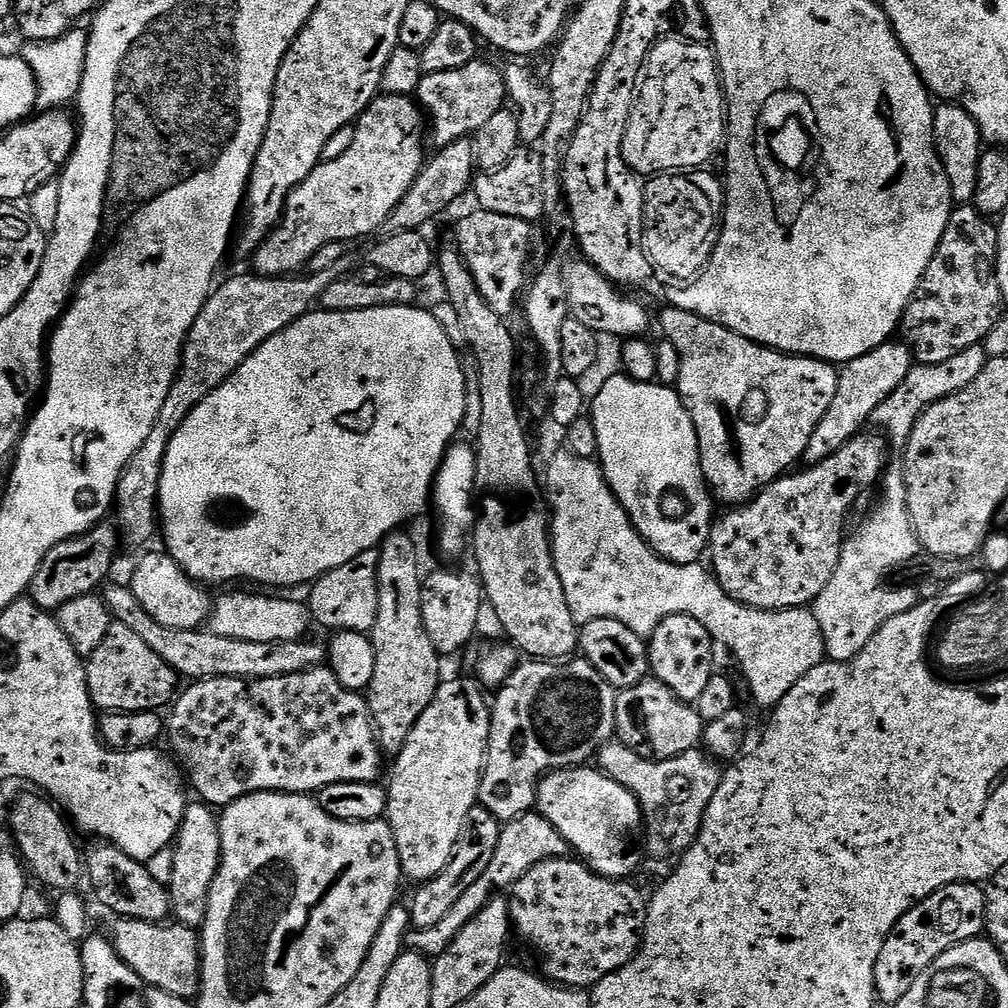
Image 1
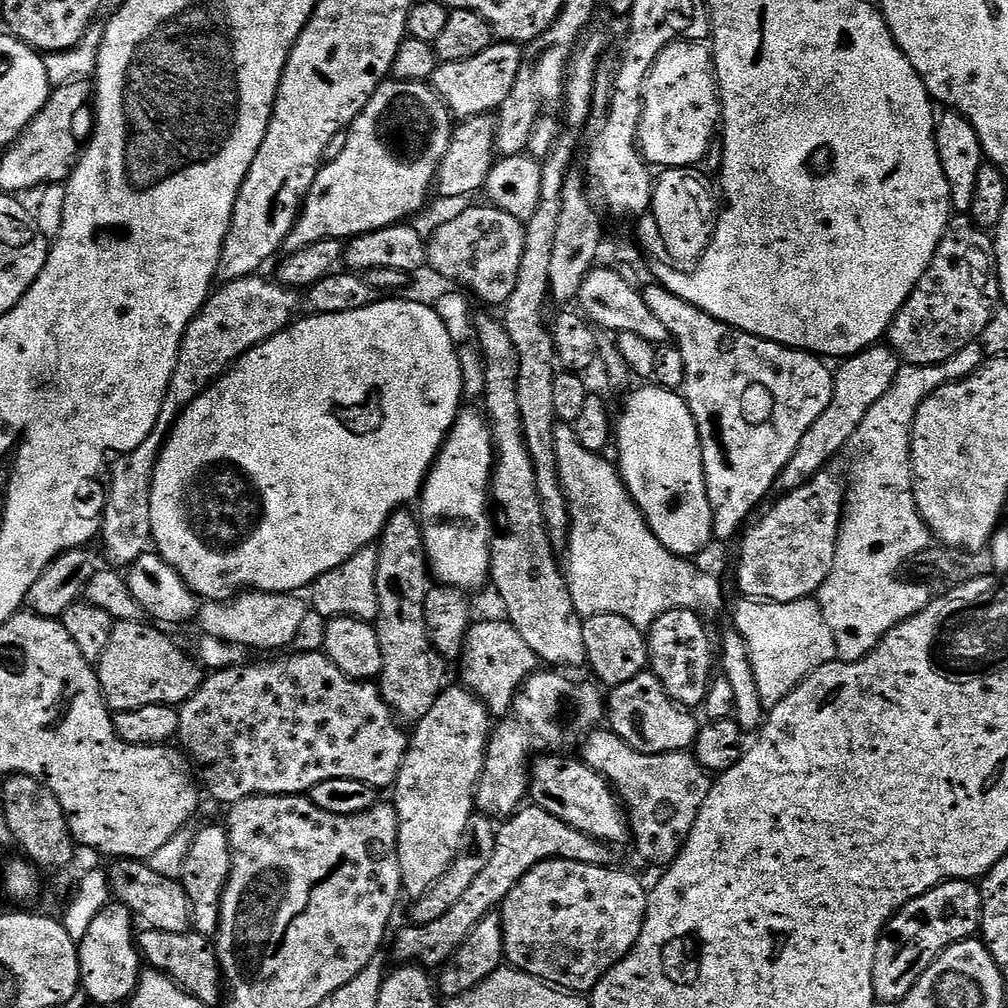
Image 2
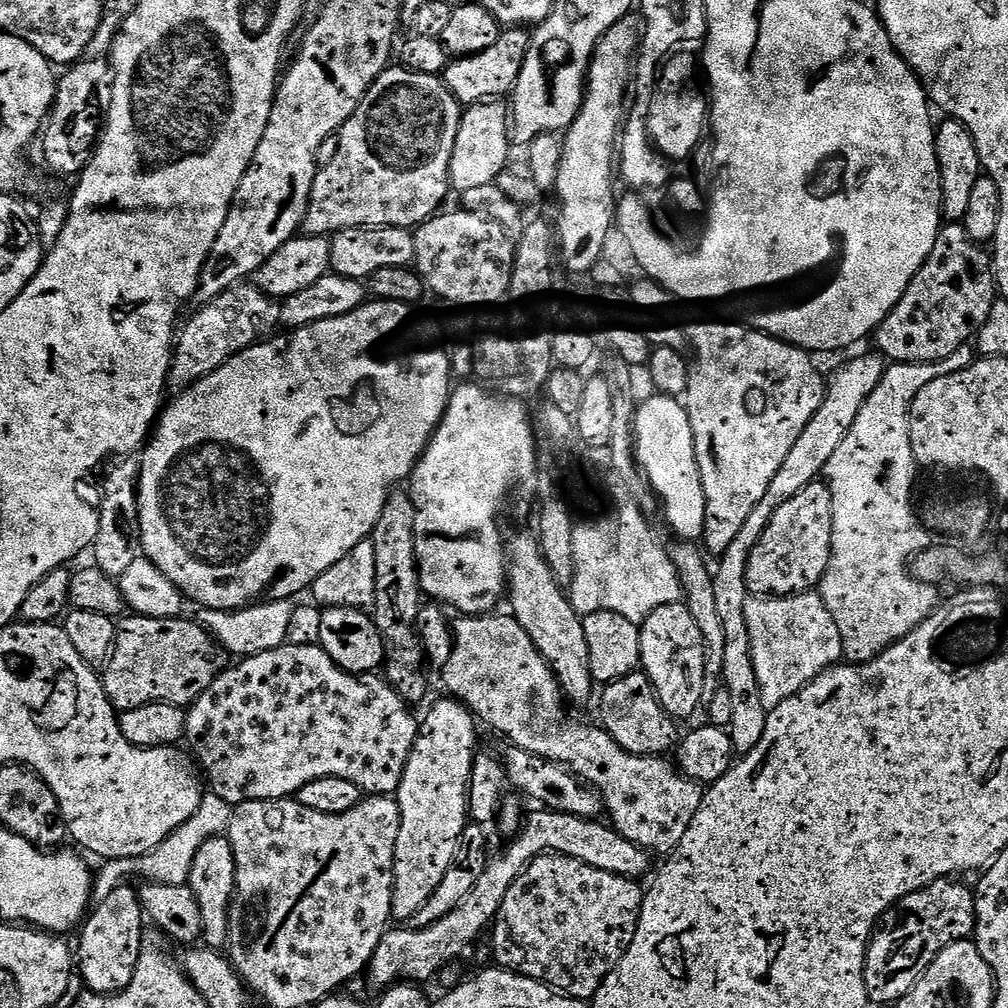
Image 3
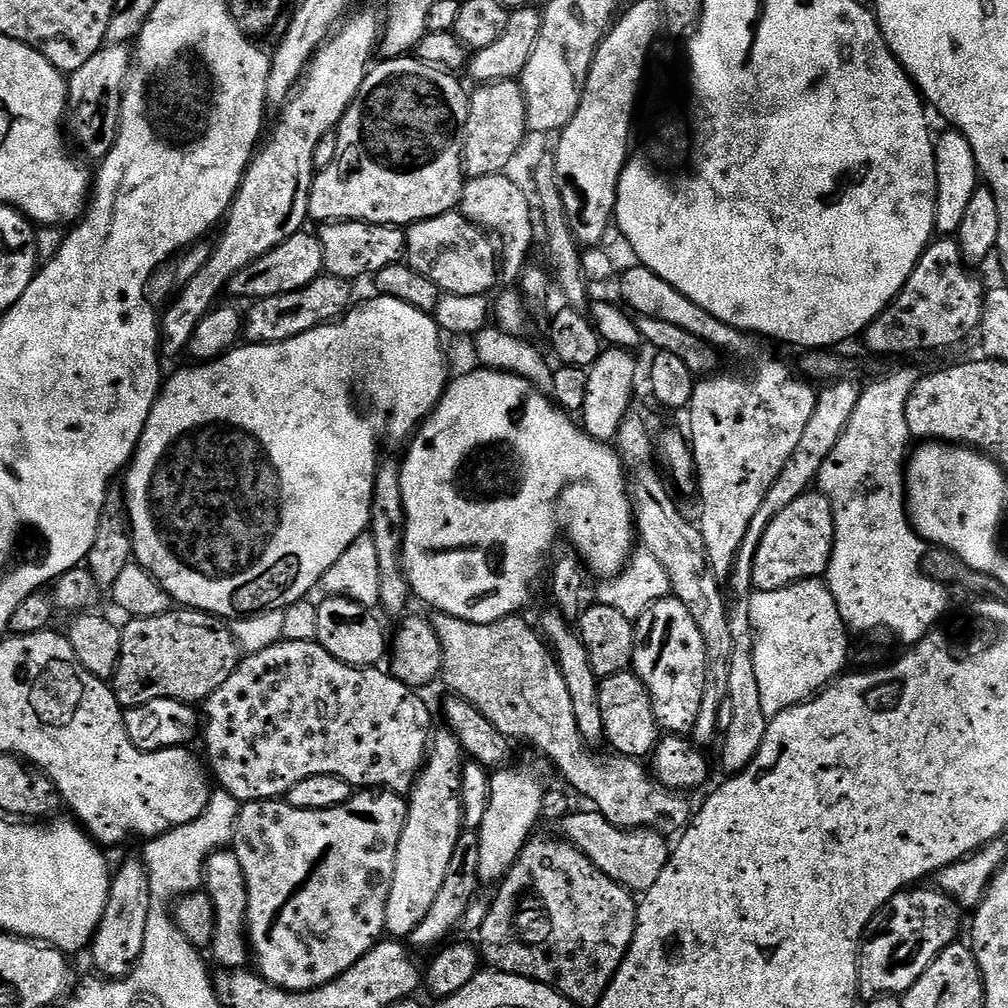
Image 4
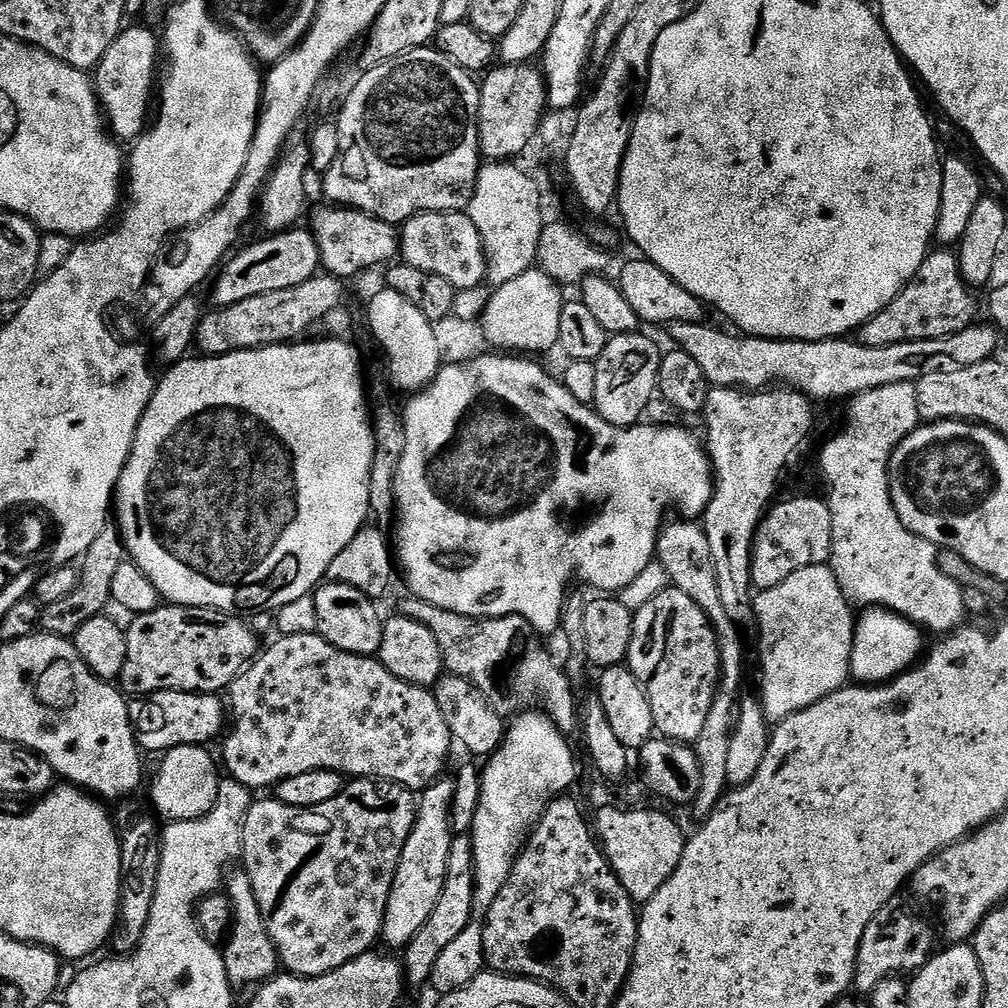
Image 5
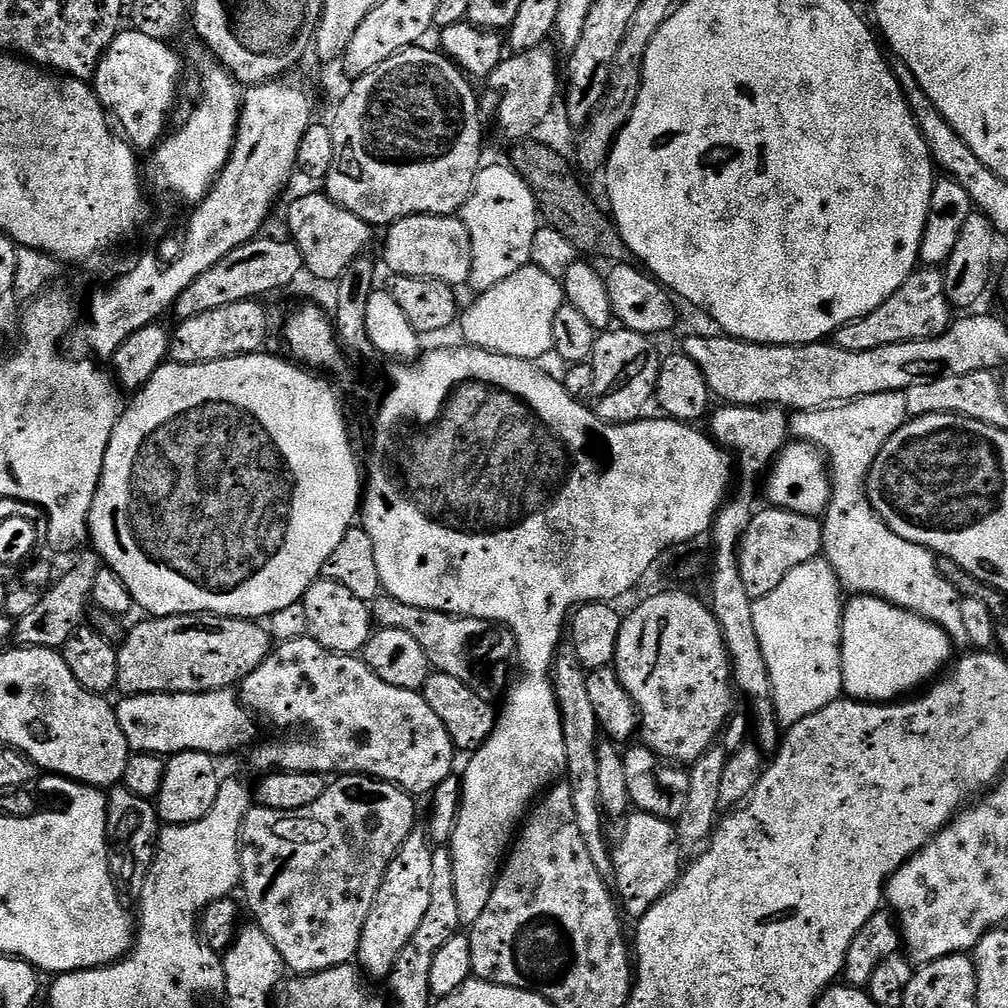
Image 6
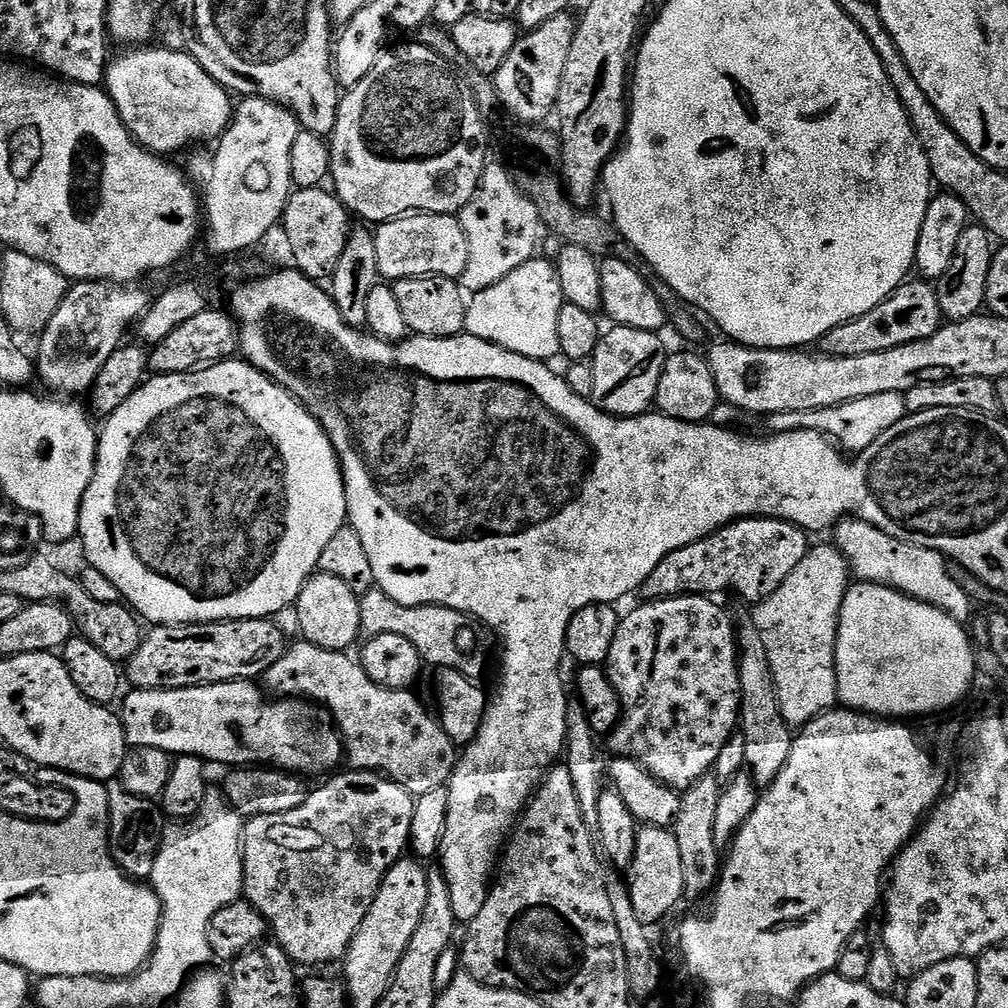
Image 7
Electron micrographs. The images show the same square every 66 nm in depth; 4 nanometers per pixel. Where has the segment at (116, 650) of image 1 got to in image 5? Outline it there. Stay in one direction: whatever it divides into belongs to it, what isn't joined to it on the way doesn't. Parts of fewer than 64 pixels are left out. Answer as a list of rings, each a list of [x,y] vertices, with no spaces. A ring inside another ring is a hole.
[[[158,606],[152,612],[141,612],[135,617],[132,625],[126,628],[126,666],[122,670],[118,684],[122,689],[123,695],[128,698],[147,698],[156,692],[198,692],[201,694],[220,694],[227,690],[232,683],[240,677],[241,672],[256,659],[258,647],[256,648],[257,635],[251,627],[243,624],[240,618],[212,618],[207,624],[204,620],[191,620],[191,615],[186,614],[185,609],[175,606]]]

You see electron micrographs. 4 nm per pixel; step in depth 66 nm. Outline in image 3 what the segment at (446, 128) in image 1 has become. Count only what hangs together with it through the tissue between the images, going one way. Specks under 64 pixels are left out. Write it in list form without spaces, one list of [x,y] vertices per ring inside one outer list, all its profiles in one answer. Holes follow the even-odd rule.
[[[512,26],[501,31],[498,42],[494,42],[490,50],[482,50],[482,54],[453,59],[442,73],[444,85],[464,106],[507,97],[518,82],[518,74],[522,74],[522,62],[526,62],[529,39],[529,33],[520,26]]]

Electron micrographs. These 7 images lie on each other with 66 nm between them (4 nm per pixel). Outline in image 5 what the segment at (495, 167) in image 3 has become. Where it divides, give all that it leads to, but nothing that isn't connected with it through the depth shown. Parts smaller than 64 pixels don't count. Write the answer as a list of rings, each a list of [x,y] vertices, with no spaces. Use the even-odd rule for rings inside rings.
[[[496,66],[484,78],[484,85],[481,86],[480,92],[478,91],[476,110],[476,126],[480,130],[480,154],[488,162],[508,162],[506,160],[511,161],[526,149],[526,144],[534,136],[546,115],[544,78],[537,69],[535,72],[532,66]]]

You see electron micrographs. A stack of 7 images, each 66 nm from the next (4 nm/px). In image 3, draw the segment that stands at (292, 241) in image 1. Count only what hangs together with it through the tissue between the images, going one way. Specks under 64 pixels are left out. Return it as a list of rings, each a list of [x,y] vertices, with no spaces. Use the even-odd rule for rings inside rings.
[[[389,66],[385,68],[381,76],[366,90],[358,110],[354,110],[351,118],[341,126],[338,133],[340,138],[338,154],[334,154],[334,162],[330,162],[330,166],[320,168],[317,171],[314,178],[314,186],[310,190],[308,209],[304,215],[303,235],[331,237],[332,233],[341,232],[347,228],[407,228],[412,230],[419,225],[425,224],[432,216],[437,215],[442,208],[440,203],[447,198],[448,192],[450,193],[448,167],[450,166],[450,158],[454,154],[454,142],[458,138],[458,126],[460,125],[461,115],[462,105],[460,101],[444,85],[444,81],[440,76],[422,74],[403,66]]]

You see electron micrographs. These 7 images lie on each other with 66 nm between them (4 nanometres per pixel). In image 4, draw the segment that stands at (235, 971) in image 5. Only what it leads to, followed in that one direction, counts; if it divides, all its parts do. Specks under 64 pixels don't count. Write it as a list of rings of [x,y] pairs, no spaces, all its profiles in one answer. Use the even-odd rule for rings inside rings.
[[[234,850],[211,852],[204,863],[204,883],[208,897],[212,899],[216,925],[214,938],[210,945],[210,953],[217,960],[220,968],[243,968],[250,960],[248,942],[248,887],[246,874],[242,874],[242,862],[238,862],[238,854]]]

